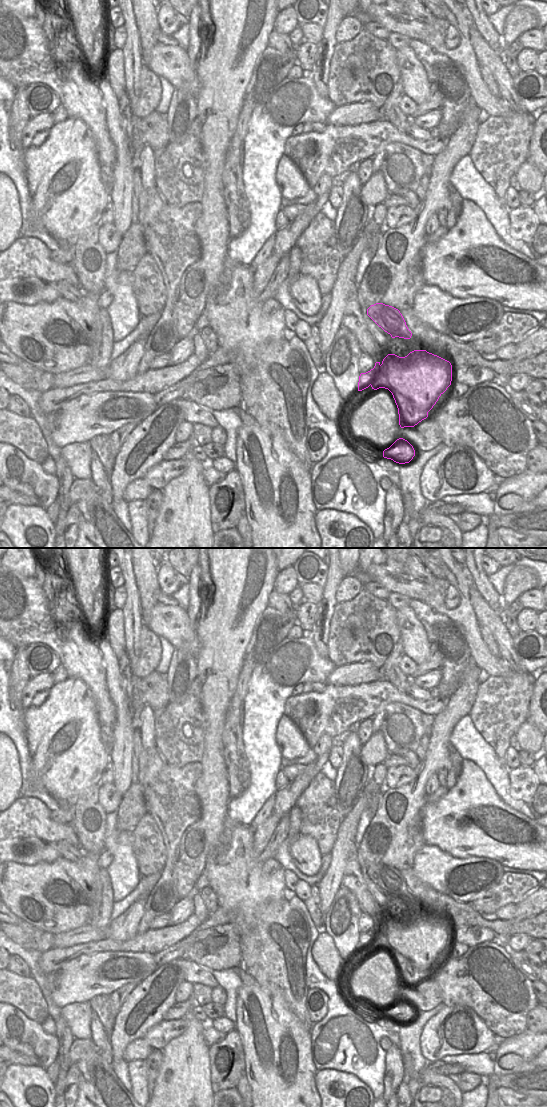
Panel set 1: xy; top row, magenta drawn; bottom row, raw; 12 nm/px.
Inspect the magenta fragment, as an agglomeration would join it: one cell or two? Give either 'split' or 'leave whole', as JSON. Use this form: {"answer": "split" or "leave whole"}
{"answer": "split"}

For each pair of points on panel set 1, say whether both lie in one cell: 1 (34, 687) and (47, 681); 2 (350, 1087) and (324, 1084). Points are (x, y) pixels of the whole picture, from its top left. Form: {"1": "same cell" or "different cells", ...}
{"1": "same cell", "2": "same cell"}

